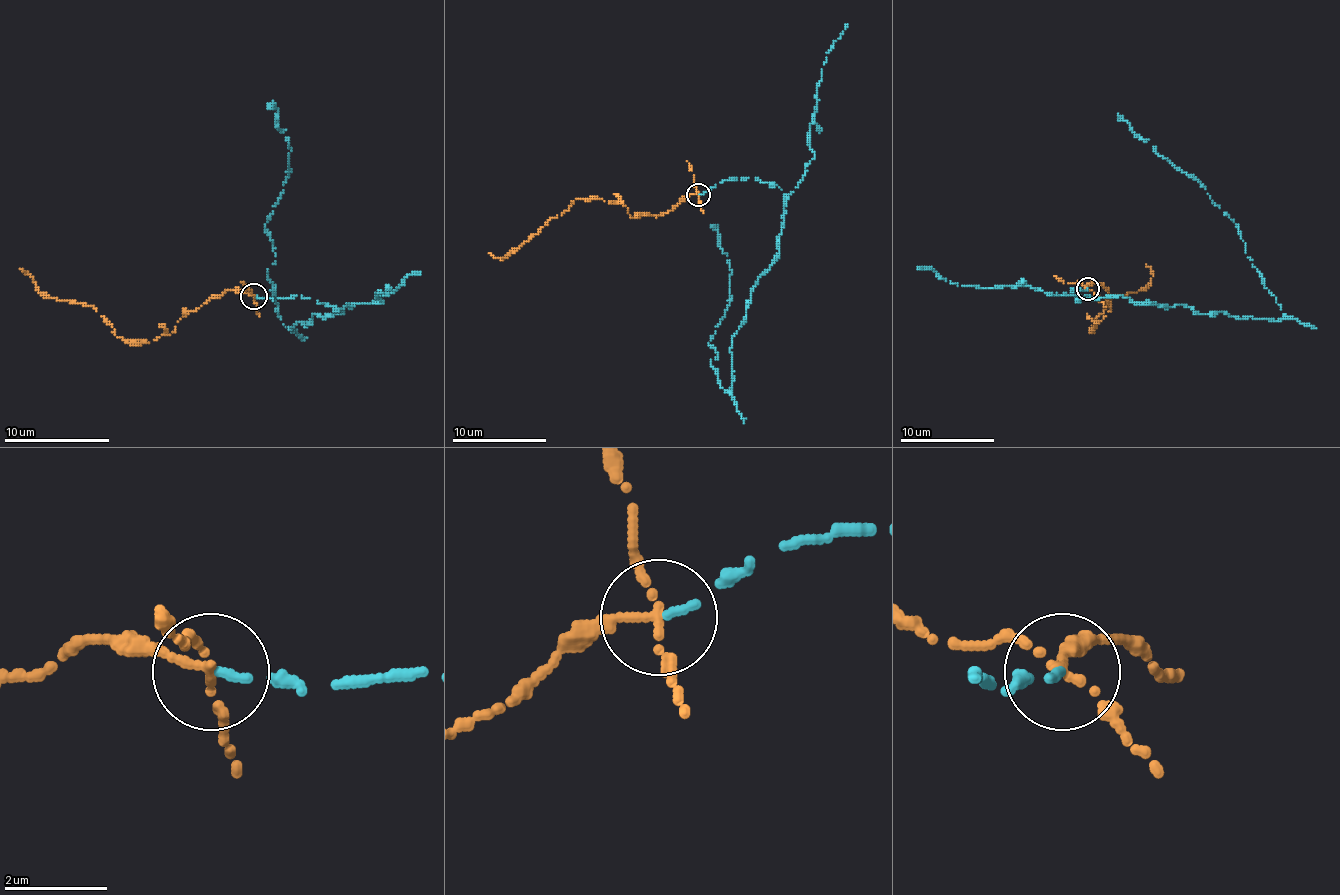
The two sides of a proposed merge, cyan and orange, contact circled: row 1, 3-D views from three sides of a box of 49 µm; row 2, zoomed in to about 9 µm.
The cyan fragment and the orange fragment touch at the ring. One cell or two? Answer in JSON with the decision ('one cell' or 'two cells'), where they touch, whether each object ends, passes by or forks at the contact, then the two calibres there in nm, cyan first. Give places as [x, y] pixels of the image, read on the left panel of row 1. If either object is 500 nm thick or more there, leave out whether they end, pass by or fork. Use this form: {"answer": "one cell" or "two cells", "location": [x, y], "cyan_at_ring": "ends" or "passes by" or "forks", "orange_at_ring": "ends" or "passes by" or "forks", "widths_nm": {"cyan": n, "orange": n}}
{"answer": "one cell", "location": [253, 296], "cyan_at_ring": "ends", "orange_at_ring": "forks", "widths_nm": {"cyan": 140, "orange": 130}}

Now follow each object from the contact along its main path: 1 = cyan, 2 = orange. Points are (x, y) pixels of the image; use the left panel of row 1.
1: (254, 295), (349, 306), (286, 327), (267, 277), (275, 256), (265, 224), (291, 150), (267, 103)
2: (254, 295), (228, 290), (180, 319), (170, 335), (149, 343), (122, 340), (91, 306), (46, 298), (20, 269)

